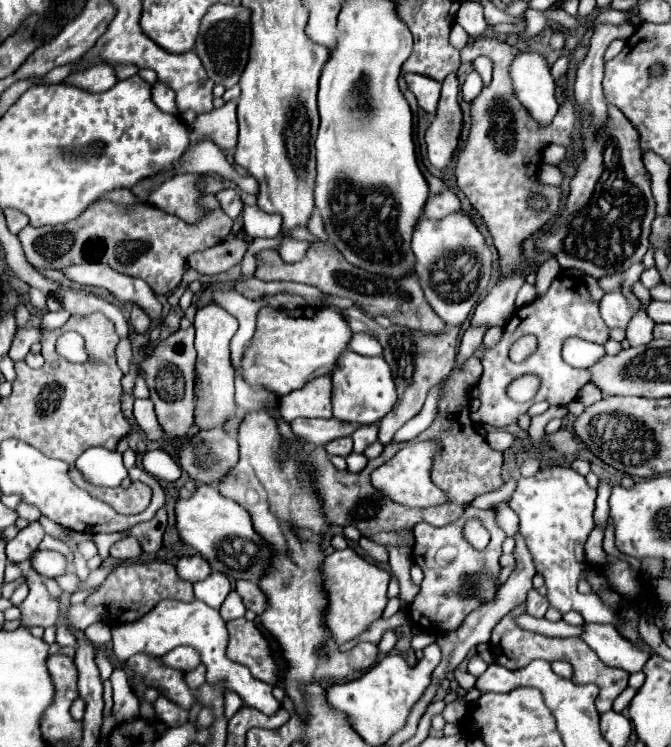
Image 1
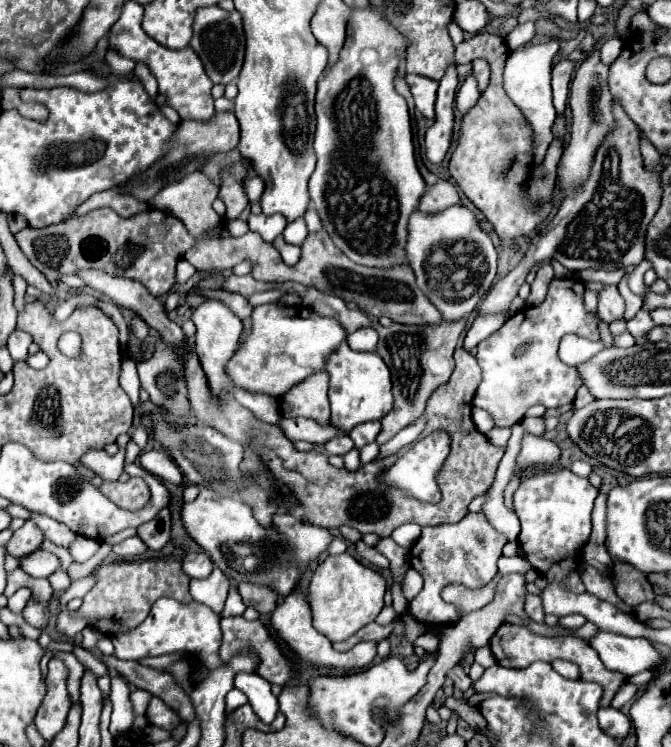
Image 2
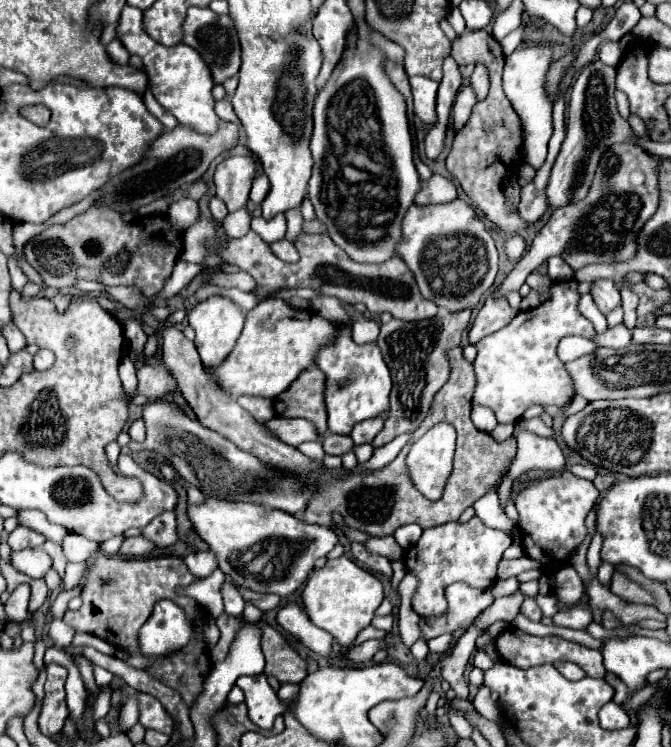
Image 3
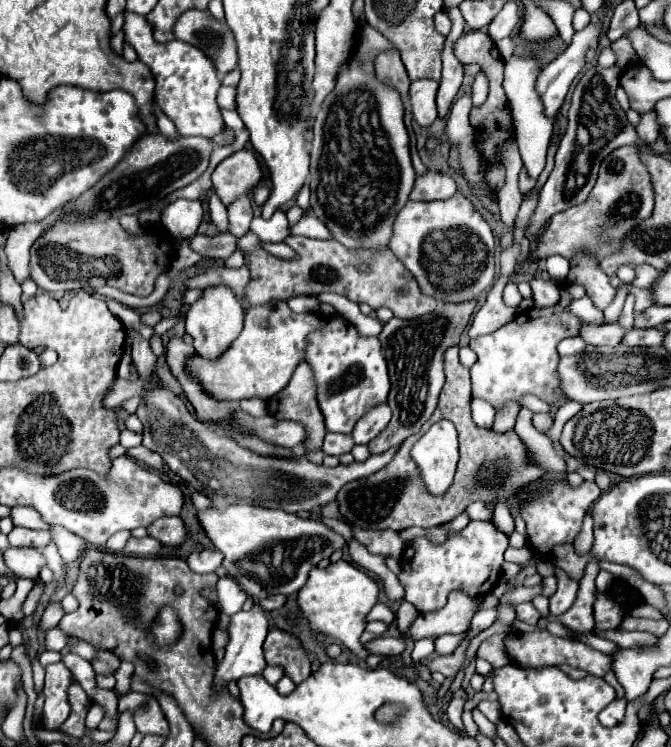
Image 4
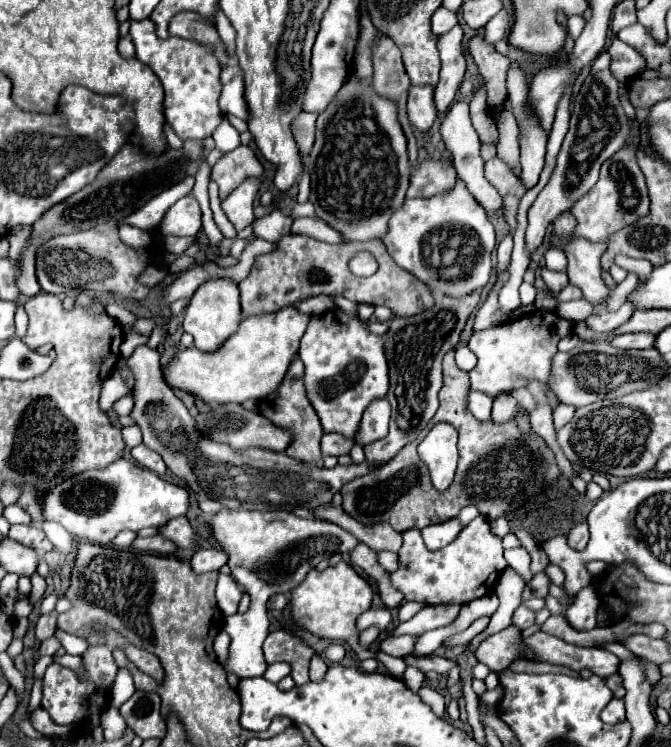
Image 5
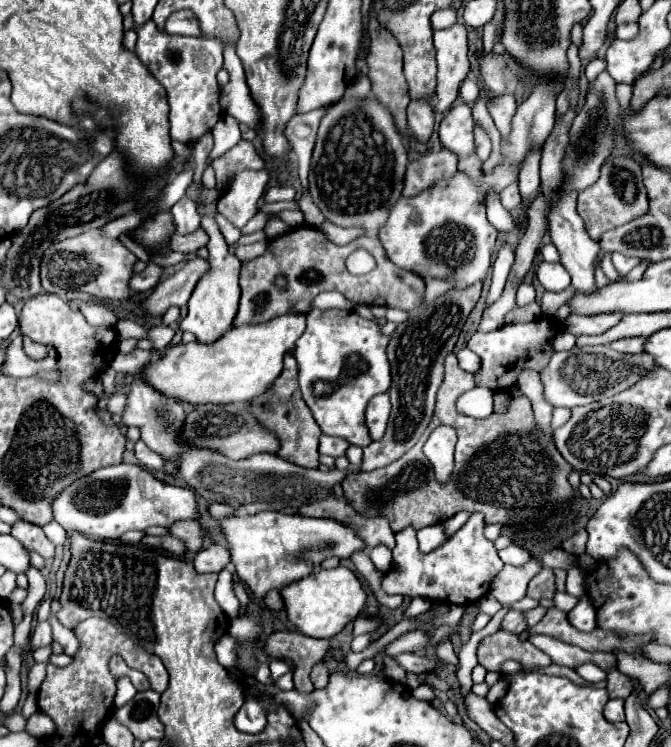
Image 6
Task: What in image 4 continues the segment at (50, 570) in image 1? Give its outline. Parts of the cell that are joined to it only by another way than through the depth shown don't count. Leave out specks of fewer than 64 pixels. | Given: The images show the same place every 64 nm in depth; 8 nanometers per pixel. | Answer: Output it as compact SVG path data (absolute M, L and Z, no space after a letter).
M8 548L4 552L4 560L14 574L30 580L36 580L40 576L40 570L46 566L44 554L36 548Z

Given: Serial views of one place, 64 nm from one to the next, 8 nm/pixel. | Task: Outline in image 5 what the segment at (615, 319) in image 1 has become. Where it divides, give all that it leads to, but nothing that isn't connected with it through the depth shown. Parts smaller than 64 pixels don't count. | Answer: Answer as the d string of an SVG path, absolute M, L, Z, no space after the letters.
M574 238L566 246L568 258L568 278L572 286L578 286L584 292L584 298L594 306L602 306L608 300L610 288L602 280L600 256L604 254L606 244L592 244L588 240Z

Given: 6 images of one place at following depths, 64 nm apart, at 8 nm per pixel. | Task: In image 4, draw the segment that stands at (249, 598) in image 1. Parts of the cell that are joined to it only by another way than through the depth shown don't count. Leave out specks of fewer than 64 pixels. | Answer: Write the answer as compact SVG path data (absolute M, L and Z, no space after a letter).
M268 596L268 598L264 598L264 600L260 600L258 604L266 610L266 612L270 612L270 610L278 610L278 608L282 608L284 606L284 602L286 602L286 596Z

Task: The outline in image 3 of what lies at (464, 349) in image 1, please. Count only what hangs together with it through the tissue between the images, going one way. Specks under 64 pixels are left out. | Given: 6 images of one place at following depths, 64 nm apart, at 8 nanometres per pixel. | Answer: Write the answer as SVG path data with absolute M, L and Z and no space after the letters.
M488 296L488 300L484 302L484 306L474 318L474 324L468 332L468 342L476 344L484 336L490 336L492 332L504 328L514 316L516 316L516 310L512 310L506 300Z

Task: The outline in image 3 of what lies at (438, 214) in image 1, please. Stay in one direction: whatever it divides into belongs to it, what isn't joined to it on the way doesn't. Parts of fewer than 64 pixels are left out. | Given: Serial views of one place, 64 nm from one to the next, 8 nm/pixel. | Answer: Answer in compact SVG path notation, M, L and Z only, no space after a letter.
M434 174L428 182L422 182L422 190L416 196L416 204L428 206L428 204L446 204L456 200L456 186L444 176Z

